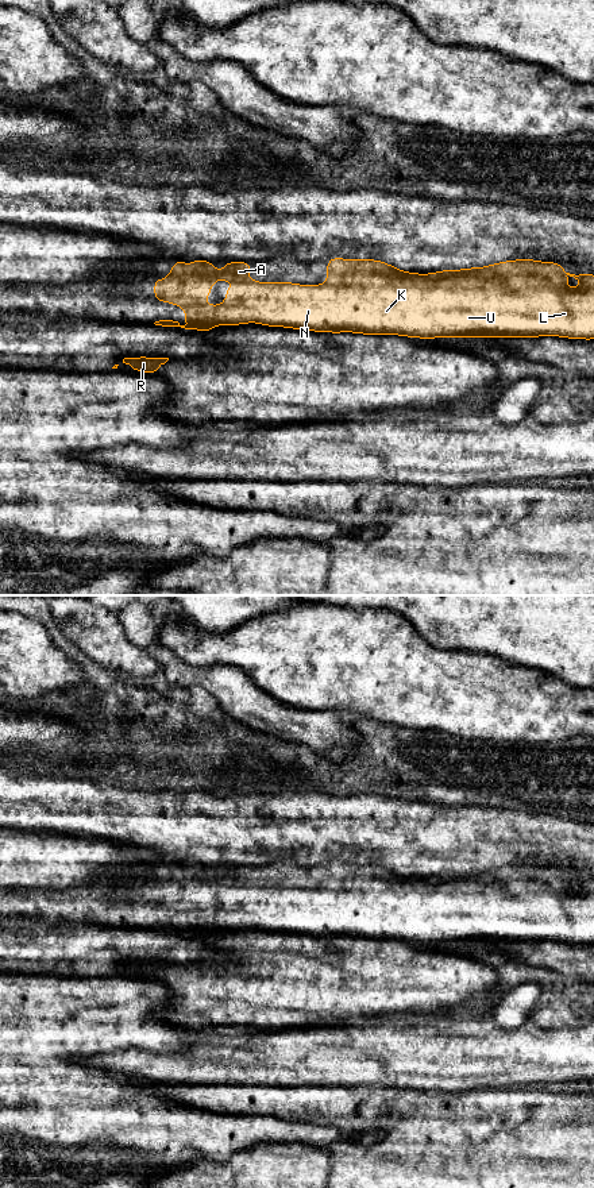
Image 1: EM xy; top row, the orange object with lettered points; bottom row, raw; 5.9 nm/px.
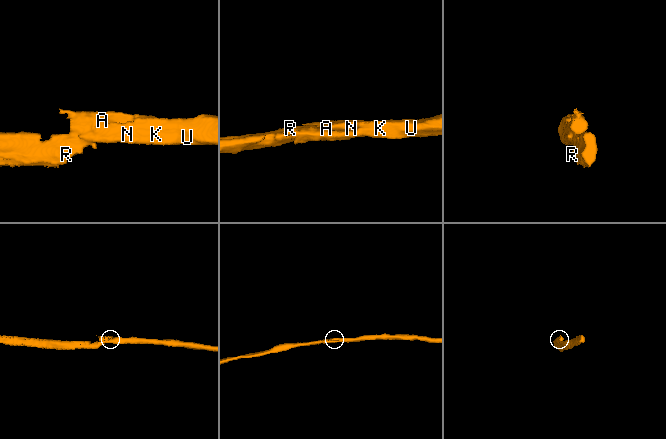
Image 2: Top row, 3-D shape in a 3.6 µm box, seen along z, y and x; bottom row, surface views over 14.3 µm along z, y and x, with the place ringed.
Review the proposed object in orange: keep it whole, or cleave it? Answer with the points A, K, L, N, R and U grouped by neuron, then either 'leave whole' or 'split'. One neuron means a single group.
groups A K L N U / R; split

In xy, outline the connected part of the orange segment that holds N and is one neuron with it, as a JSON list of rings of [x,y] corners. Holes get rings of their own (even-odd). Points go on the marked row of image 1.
[[[333,256],[327,261],[327,277],[328,281],[320,285],[300,285],[294,282],[258,282],[248,278],[248,273],[252,267],[252,263],[246,262],[225,262],[223,271],[219,274],[215,270],[216,265],[213,262],[208,262],[204,259],[193,259],[192,266],[178,259],[170,269],[170,274],[161,281],[158,275],[155,275],[154,281],[154,300],[169,302],[177,306],[184,306],[184,315],[189,321],[194,320],[209,320],[217,325],[242,325],[247,323],[256,323],[266,327],[282,327],[292,329],[305,329],[313,332],[332,332],[335,335],[340,332],[352,332],[362,335],[397,335],[406,338],[418,338],[418,339],[436,339],[436,338],[540,338],[540,336],[559,336],[567,339],[583,339],[593,340],[594,339],[594,274],[570,274],[563,270],[563,266],[558,262],[541,262],[535,259],[514,259],[514,261],[504,261],[500,263],[493,263],[483,267],[468,267],[463,270],[448,269],[441,271],[435,271],[429,274],[420,273],[408,273],[401,269],[396,269],[394,266],[377,261],[377,259],[343,259]],[[567,277],[574,277],[575,279],[582,282],[582,286],[578,289],[567,288],[564,284]],[[243,279],[242,285],[231,285],[225,292],[225,301],[221,305],[201,305],[209,297],[213,282],[219,281],[234,281]]]

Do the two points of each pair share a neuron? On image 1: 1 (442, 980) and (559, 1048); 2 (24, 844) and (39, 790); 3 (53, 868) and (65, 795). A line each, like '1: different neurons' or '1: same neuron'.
1: different neurons
2: different neurons
3: different neurons

